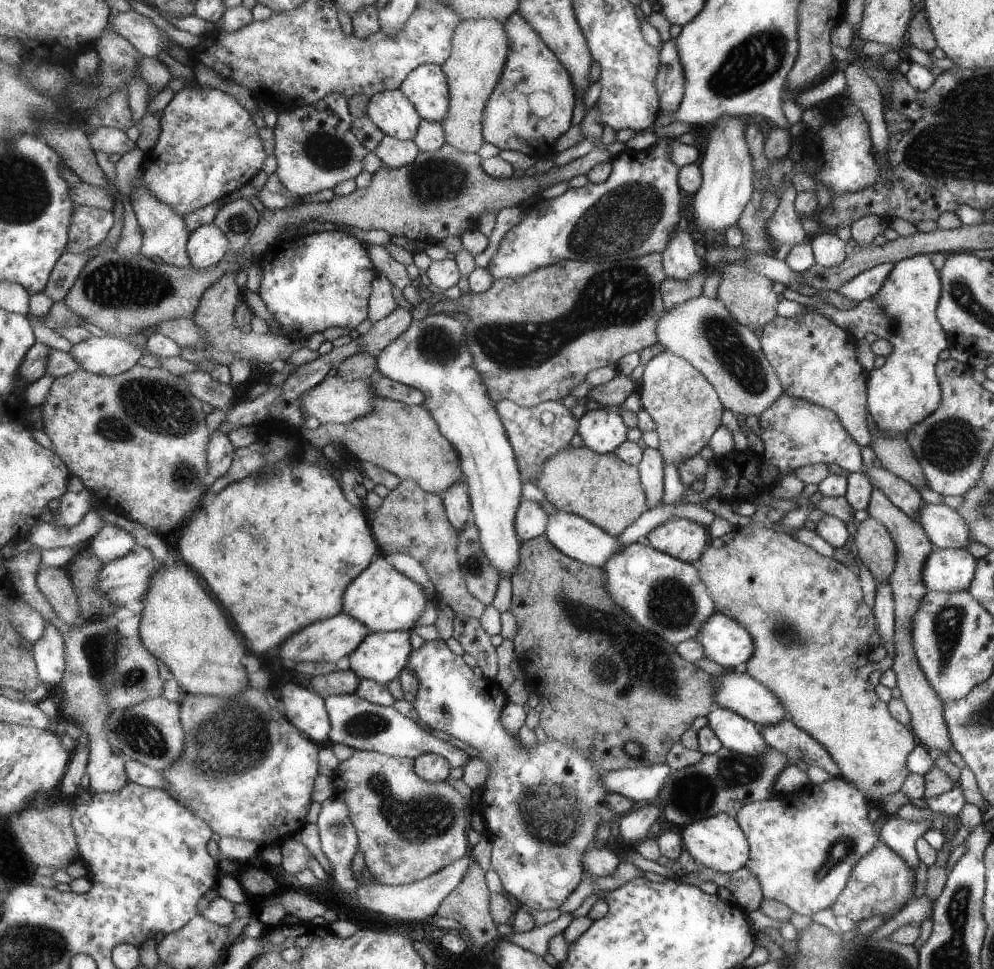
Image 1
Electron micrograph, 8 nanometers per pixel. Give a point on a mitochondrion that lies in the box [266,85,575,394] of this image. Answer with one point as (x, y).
(433, 181)

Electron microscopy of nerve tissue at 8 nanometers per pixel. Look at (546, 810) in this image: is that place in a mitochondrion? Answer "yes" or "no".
yes

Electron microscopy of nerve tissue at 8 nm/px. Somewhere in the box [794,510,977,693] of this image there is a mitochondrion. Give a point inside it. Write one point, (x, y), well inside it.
(948, 622)

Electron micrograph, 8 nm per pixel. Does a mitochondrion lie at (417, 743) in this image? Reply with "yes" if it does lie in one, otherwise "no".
no

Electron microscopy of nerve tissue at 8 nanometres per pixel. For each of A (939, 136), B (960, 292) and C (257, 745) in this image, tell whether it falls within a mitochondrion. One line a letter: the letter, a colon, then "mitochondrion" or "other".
A: other
B: mitochondrion
C: mitochondrion

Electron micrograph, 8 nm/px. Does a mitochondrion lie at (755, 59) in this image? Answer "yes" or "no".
yes

